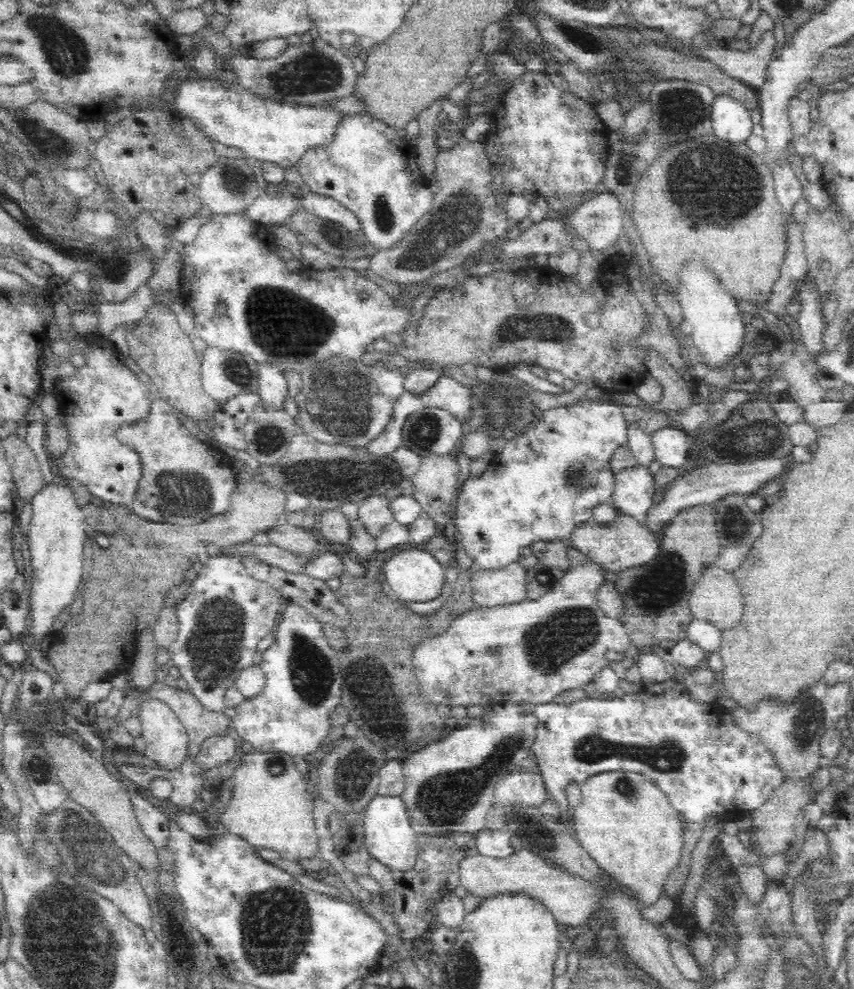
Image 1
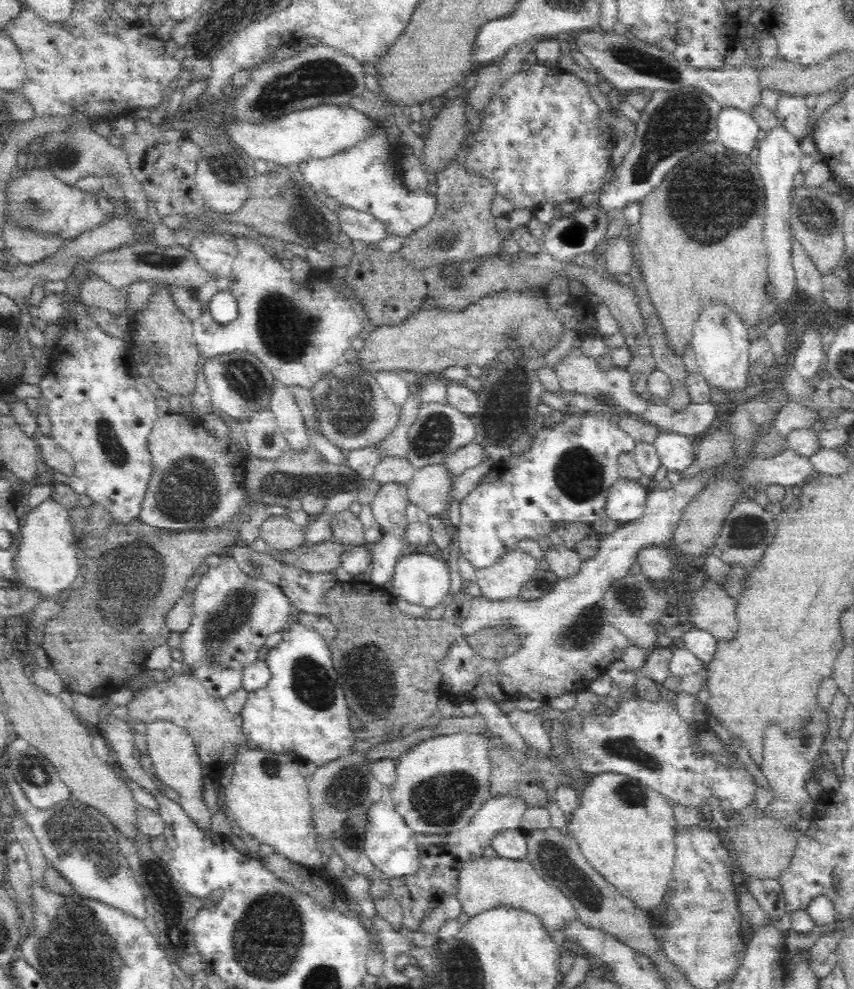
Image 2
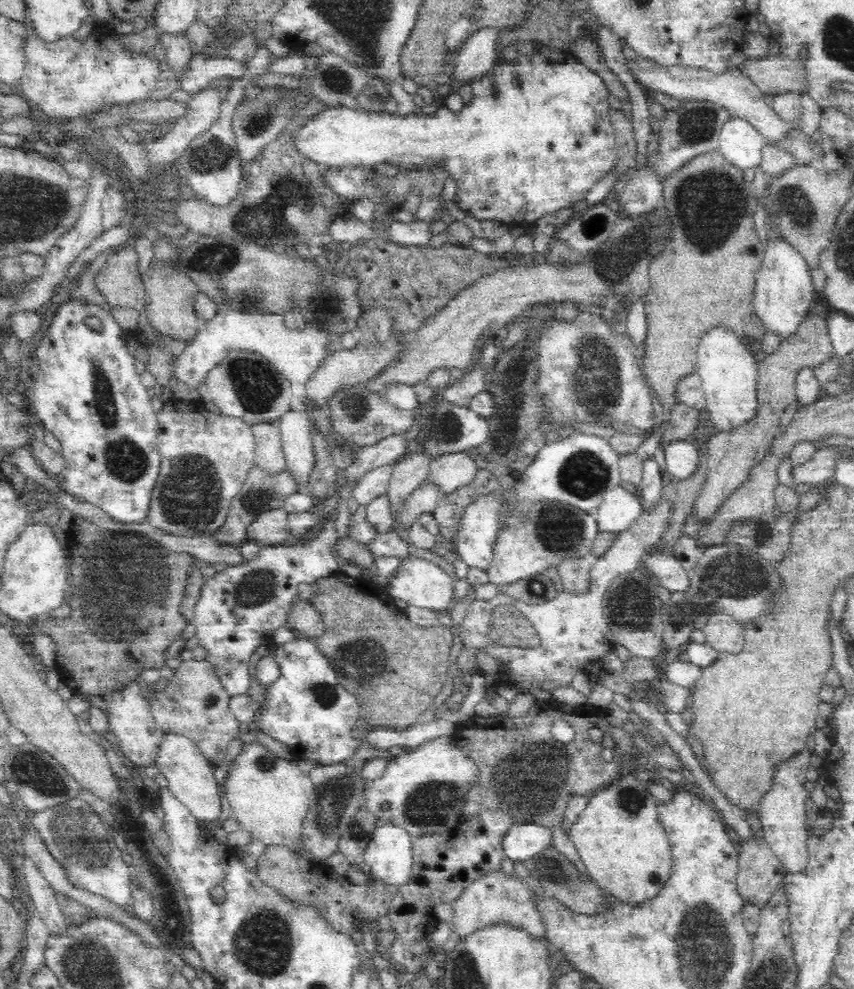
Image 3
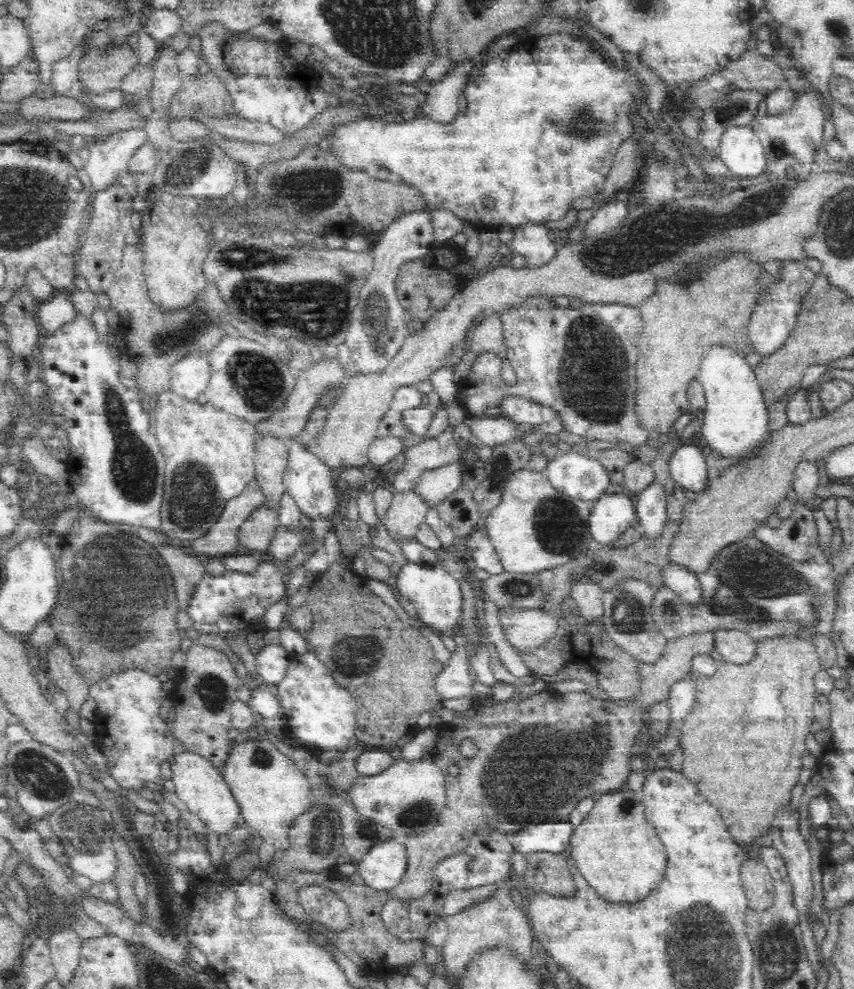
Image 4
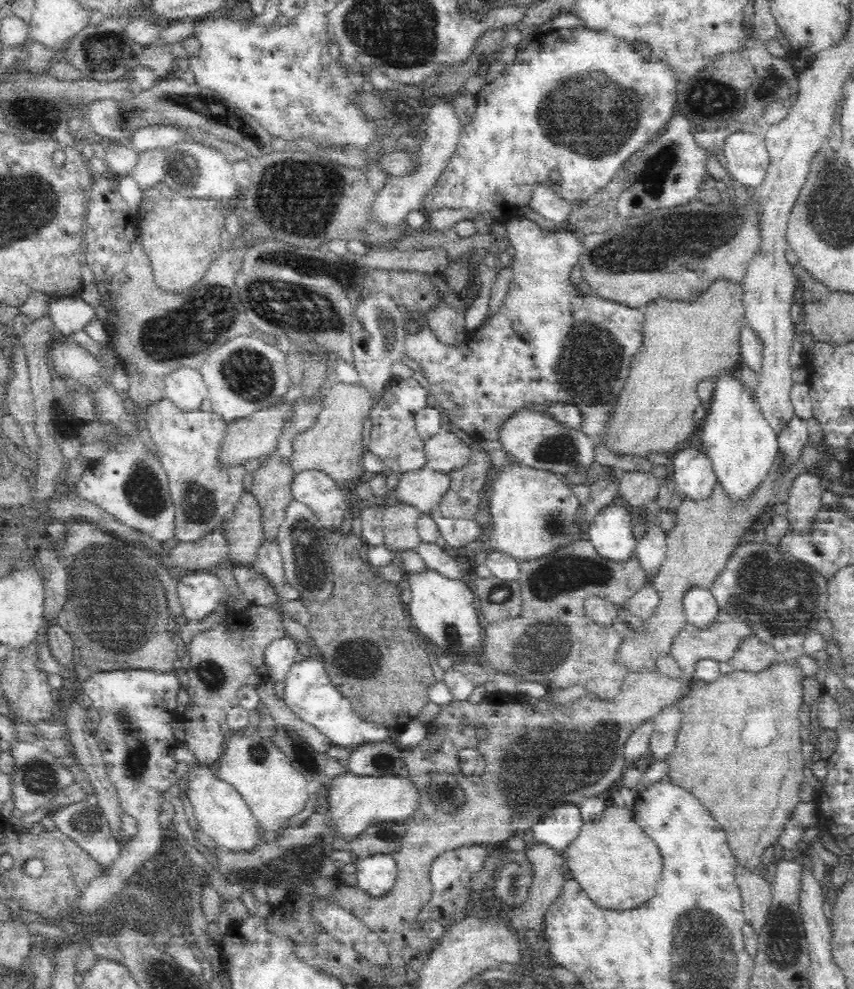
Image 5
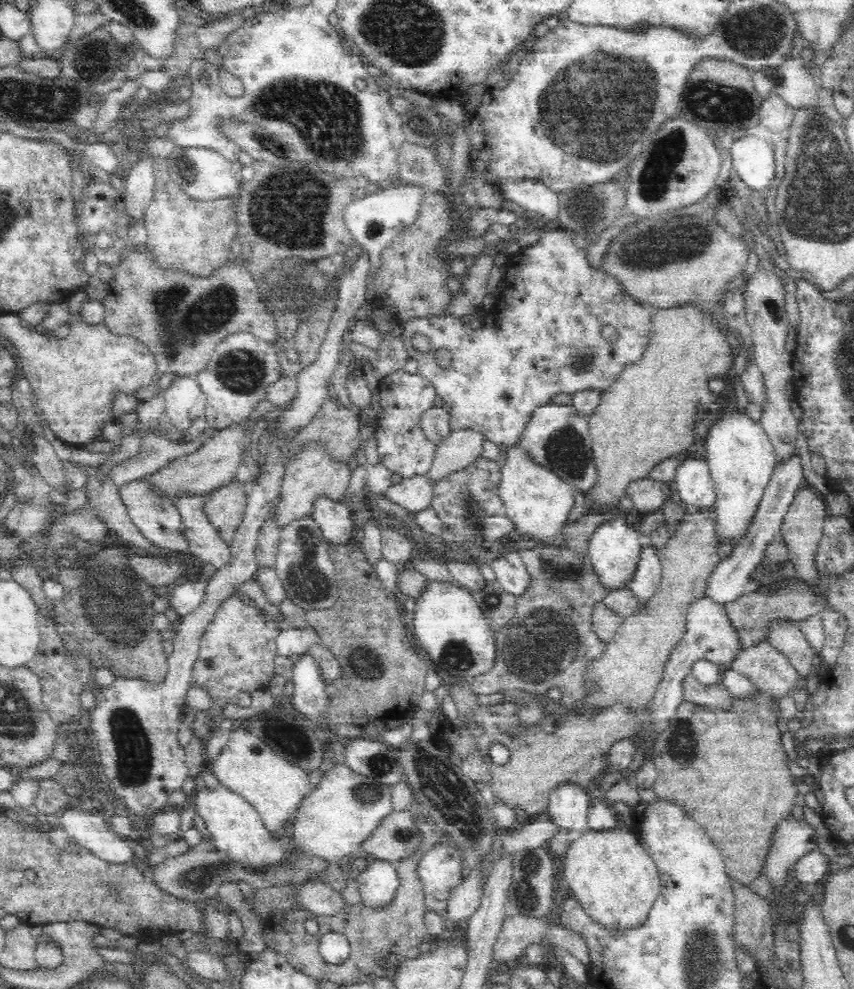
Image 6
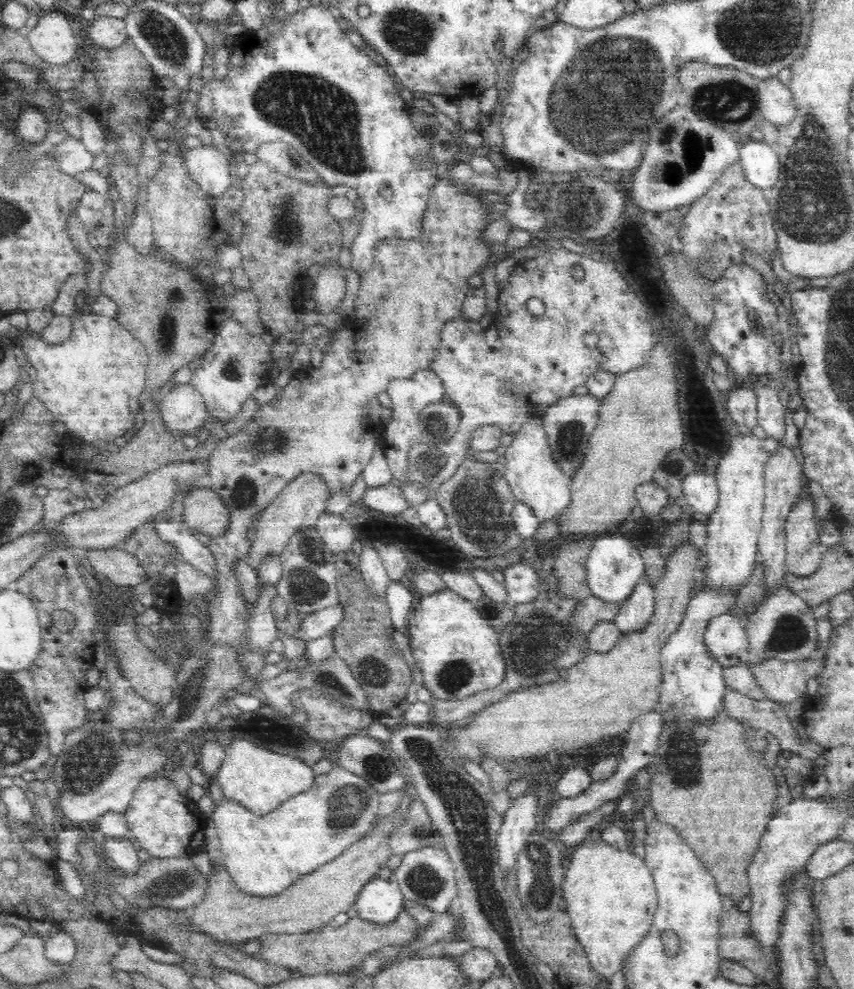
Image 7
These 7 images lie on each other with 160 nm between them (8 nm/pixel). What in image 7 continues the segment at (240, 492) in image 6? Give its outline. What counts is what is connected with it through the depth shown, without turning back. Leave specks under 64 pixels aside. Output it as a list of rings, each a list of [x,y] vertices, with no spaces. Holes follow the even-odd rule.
[[[213,488],[196,489],[184,497],[183,522],[194,531],[206,531],[214,537],[226,536],[232,524],[232,506]]]

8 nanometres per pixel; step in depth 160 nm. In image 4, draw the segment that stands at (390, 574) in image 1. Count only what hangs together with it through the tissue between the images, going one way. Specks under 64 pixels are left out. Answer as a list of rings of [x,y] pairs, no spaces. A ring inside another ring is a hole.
[[[402,561],[396,579],[394,592],[397,596],[408,598],[415,606],[417,616],[426,626],[441,632],[456,631],[460,618],[462,597],[460,596],[460,584],[452,577],[442,564],[417,563],[414,561]]]

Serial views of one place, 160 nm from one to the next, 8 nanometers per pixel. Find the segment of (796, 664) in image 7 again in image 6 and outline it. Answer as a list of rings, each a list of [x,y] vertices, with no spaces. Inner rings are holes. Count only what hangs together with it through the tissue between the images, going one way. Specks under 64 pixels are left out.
[[[768,638],[759,640],[754,646],[740,649],[730,664],[731,669],[747,677],[755,686],[771,692],[785,694],[799,678],[788,657]]]

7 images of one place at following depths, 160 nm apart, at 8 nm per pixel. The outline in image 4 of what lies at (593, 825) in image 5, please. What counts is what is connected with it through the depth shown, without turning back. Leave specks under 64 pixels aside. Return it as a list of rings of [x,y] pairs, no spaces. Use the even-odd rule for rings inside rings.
[[[623,786],[594,797],[592,808],[572,828],[569,849],[578,869],[600,897],[612,902],[636,902],[648,897],[664,880],[668,856],[658,829],[648,822],[643,791]]]

